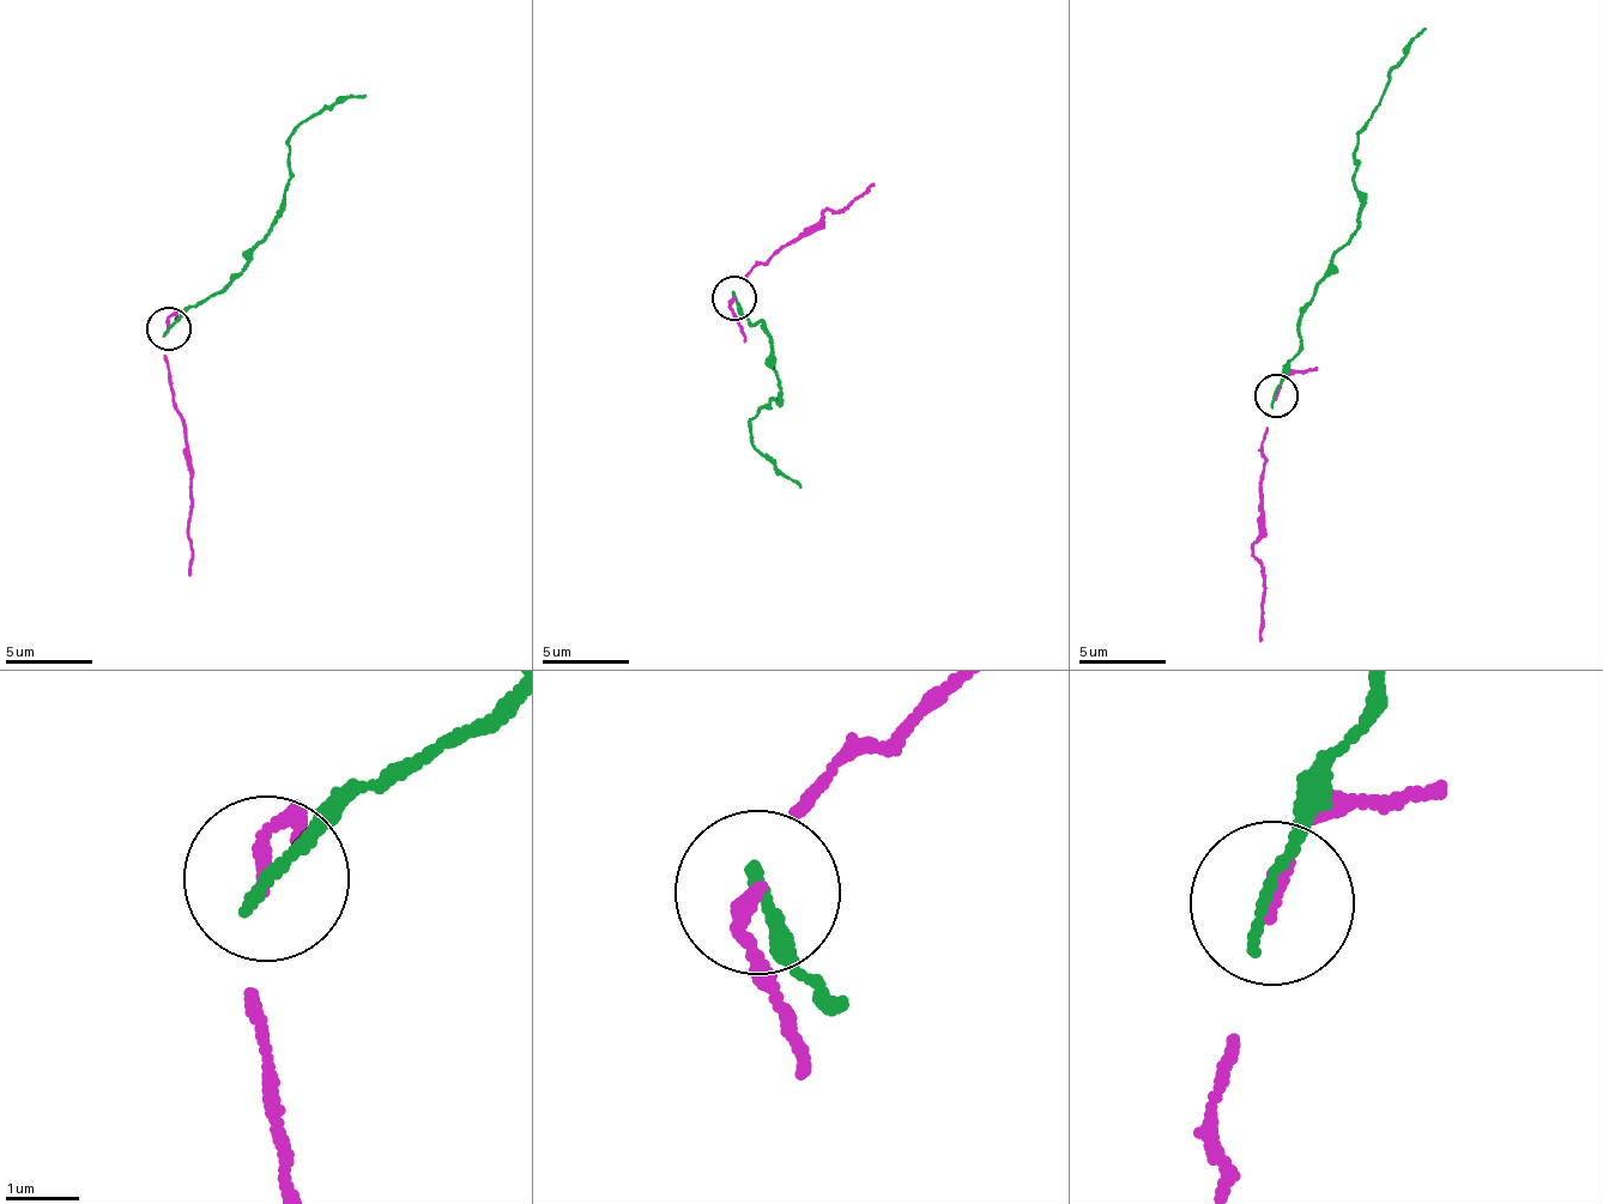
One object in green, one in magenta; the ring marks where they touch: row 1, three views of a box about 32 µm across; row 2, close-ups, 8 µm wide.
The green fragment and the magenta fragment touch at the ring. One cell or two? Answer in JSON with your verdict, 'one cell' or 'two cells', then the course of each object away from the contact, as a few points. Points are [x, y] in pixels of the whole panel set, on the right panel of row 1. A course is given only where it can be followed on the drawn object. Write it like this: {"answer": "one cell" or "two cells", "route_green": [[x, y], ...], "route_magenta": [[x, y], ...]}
{"answer": "two cells", "route_green": [[1275, 394], [1302, 338], [1306, 304], [1359, 223], [1354, 175], [1363, 123], [1405, 52], [1423, 30]], "route_magenta": [[1275, 394], [1260, 458], [1259, 536], [1252, 546], [1262, 567], [1262, 642]]}

